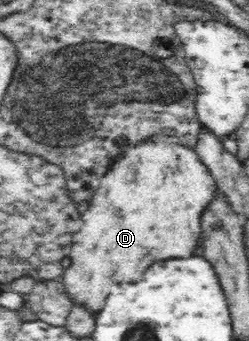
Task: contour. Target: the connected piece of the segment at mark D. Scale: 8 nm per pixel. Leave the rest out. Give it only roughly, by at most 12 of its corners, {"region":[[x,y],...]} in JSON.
{"region":[[172,136],[122,148],[81,215],[68,297],[192,255],[219,187]]}

